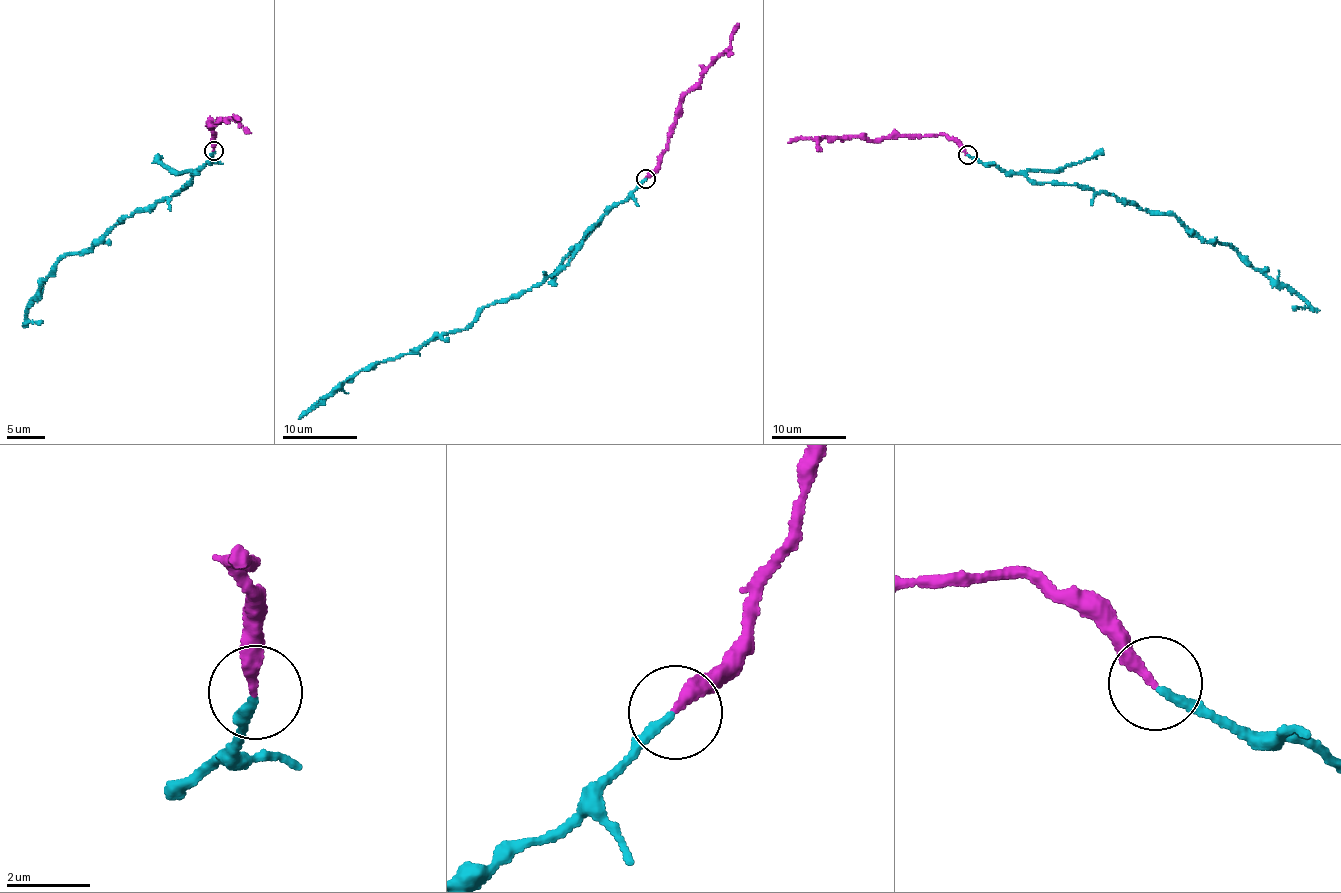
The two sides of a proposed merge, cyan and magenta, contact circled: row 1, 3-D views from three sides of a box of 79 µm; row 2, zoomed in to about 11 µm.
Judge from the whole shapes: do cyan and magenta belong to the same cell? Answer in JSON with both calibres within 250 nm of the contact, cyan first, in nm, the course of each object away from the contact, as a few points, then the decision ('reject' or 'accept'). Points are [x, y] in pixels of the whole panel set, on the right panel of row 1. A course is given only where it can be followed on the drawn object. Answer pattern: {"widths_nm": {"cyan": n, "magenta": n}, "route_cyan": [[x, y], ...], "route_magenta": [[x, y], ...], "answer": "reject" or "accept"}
{"widths_nm": {"cyan": 220, "magenta": 260}, "route_cyan": [[967, 155], [1036, 182], [1110, 193], [1144, 210], [1174, 215], [1205, 240], [1231, 246], [1308, 306], [1292, 308]], "route_magenta": [[967, 155], [943, 134], [877, 140], [824, 136], [788, 142]], "answer": "accept"}

